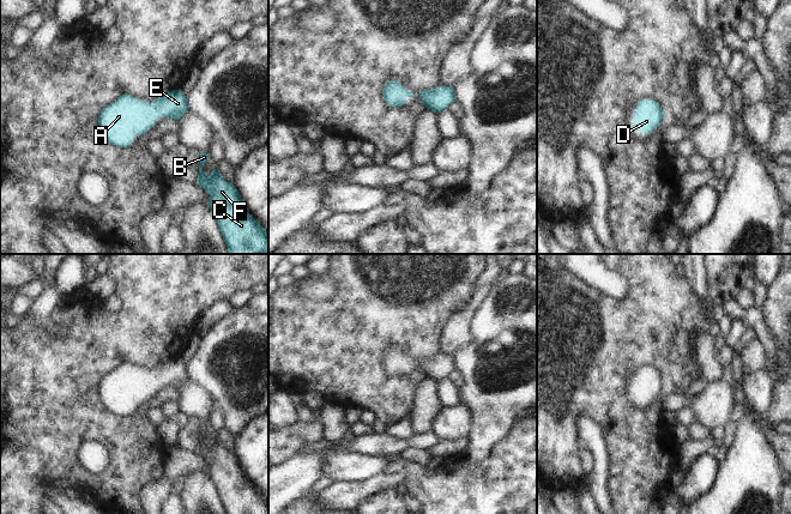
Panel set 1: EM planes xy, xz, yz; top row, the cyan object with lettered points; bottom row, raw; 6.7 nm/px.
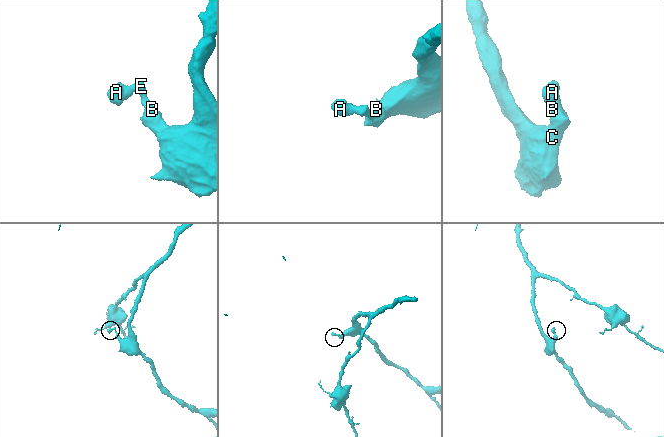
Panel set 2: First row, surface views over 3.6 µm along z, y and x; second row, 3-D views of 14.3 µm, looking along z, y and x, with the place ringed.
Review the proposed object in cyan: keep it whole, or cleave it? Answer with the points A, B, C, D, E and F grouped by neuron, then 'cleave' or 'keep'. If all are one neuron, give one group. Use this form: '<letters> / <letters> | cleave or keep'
A B C D E F | keep

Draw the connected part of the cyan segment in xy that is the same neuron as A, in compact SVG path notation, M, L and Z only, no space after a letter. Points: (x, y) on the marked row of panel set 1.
M181 89L151 102L126 93L103 108L97 119L107 143L125 149L137 135L152 128L159 116L179 120L187 110L187 98Z

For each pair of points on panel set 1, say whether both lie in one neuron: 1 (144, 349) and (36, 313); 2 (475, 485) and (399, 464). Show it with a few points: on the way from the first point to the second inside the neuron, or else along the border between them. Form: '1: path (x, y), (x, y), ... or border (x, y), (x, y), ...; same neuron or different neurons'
1: border (60, 297), (50, 314), (52, 322); different neurons
2: path (456, 485), (424, 485), (418, 479); same neuron

